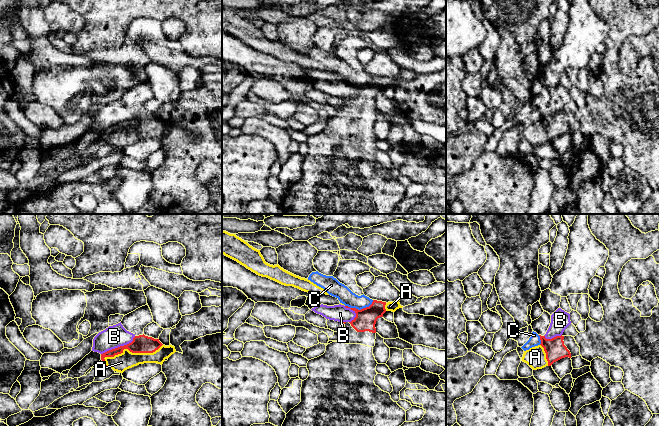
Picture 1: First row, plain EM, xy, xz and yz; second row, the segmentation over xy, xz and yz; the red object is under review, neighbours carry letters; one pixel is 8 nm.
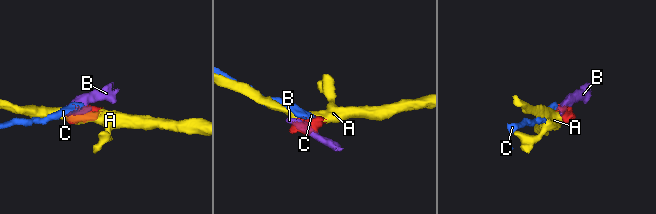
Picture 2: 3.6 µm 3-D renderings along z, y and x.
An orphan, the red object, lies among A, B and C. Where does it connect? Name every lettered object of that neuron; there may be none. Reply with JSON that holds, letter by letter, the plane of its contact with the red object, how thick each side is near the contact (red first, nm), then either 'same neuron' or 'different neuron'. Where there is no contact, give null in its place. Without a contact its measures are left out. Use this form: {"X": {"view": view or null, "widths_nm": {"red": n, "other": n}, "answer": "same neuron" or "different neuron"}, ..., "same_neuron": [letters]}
{"A": {"view": "xy", "widths_nm": {"red": 140, "other": 140}, "answer": "same neuron"}, "B": {"view": "xy", "widths_nm": {"red": 140, "other": 180}, "answer": "different neuron"}, "C": {"view": "xz", "widths_nm": {"red": 170, "other": 130}, "answer": "different neuron"}, "same_neuron": ["A"]}

